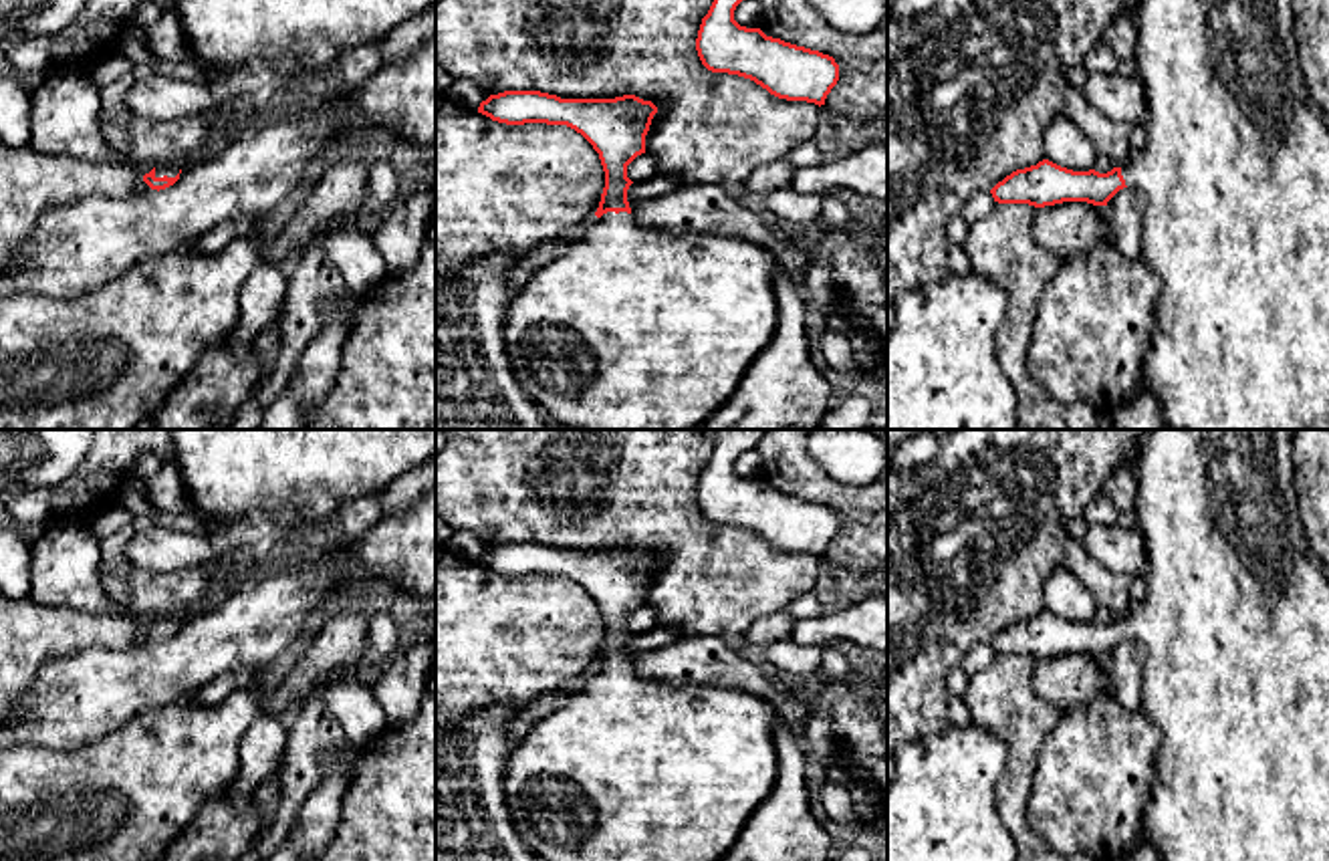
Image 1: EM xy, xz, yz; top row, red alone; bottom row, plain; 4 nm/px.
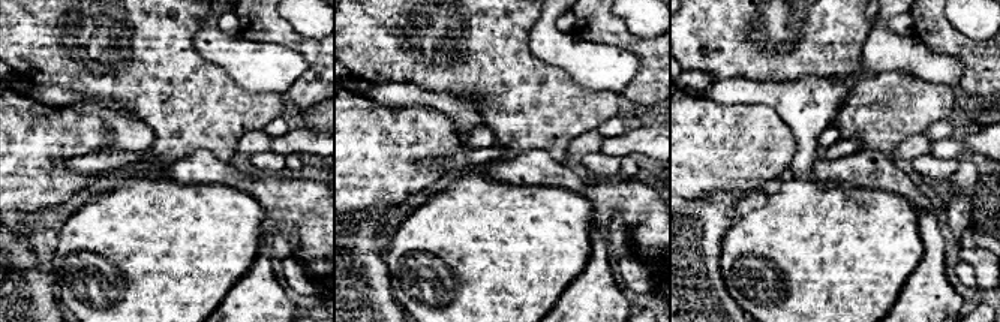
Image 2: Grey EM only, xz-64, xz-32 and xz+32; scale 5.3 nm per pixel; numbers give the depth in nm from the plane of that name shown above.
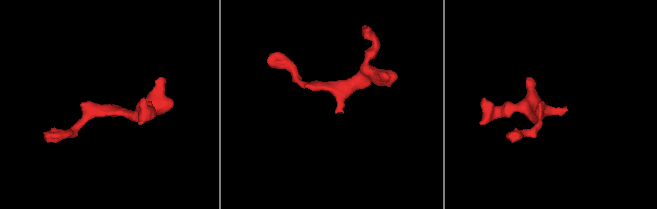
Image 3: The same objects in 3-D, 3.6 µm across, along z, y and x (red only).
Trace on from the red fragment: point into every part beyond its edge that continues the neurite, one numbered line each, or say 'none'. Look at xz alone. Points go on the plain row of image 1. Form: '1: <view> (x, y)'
1: xz (630, 769)

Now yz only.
1: yz (1235, 622)

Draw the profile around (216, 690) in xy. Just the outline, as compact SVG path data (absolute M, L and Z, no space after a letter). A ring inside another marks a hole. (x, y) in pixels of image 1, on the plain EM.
M242 667L220 673L196 692L194 702L206 708L218 706L232 694L256 686L262 671L264 669Z

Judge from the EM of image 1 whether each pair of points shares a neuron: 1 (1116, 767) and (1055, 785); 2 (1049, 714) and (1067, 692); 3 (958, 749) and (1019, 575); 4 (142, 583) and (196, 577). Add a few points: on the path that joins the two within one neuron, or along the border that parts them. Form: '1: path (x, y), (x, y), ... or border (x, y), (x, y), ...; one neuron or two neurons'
1: path (1102, 767), (1083, 785), (1069, 785); one neuron
2: border (1037, 662), (1033, 688), (1065, 710); two neurons
3: border (952, 726), (926, 739), (908, 741); two neurons
4: path (156, 585), (182, 585); one neuron

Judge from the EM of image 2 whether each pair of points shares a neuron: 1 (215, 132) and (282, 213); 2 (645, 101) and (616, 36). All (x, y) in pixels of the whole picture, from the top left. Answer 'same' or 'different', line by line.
1: different
2: same

